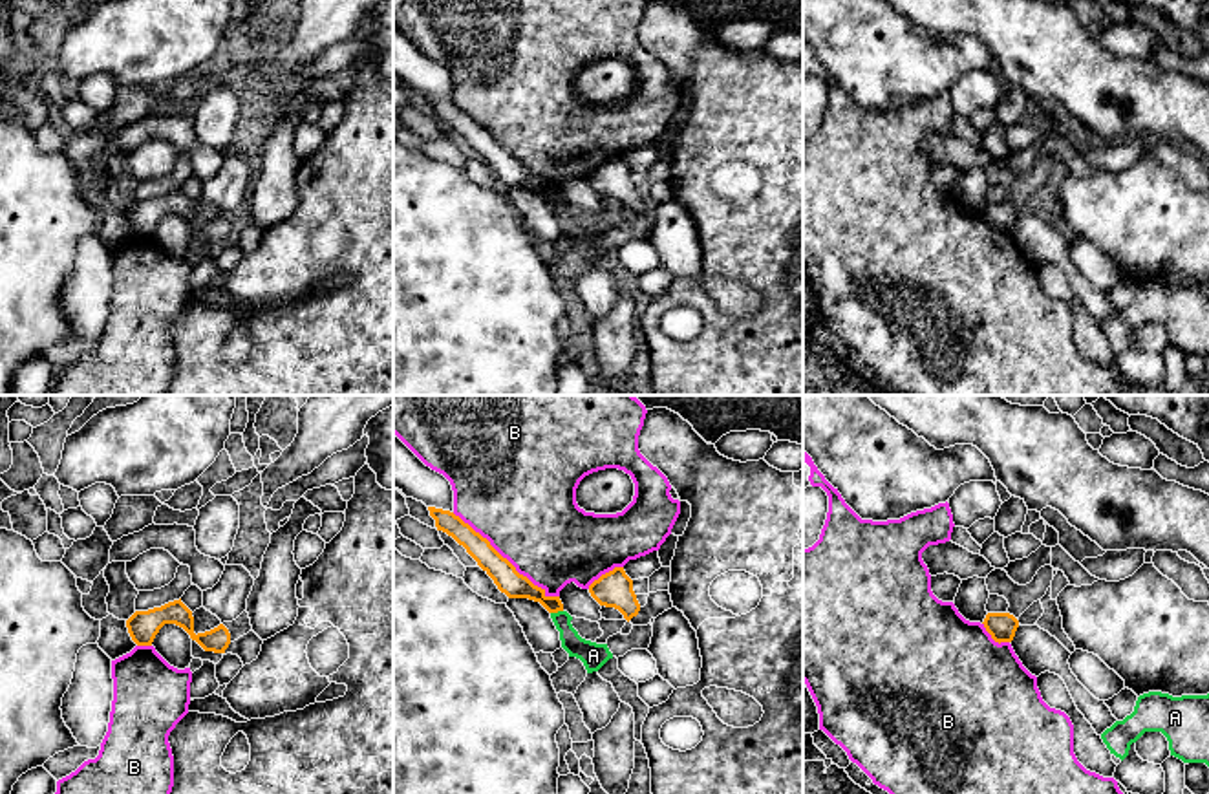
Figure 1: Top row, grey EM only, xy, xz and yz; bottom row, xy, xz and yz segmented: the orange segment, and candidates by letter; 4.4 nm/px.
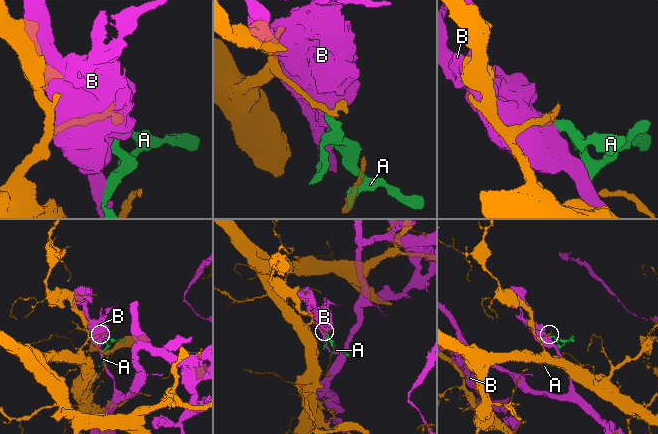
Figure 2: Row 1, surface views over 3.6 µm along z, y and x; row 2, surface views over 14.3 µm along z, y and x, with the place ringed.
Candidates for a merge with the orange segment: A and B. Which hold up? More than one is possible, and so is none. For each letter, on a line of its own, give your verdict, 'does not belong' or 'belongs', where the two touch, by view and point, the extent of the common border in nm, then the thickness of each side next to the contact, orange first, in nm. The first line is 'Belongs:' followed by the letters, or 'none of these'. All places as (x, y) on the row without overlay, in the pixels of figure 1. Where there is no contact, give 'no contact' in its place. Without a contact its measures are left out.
Belongs: none of these
A: does not belong; contact xz (556, 202); length 60 nm; calibres 110 and 120 nm
B: does not belong; contact xz (505, 149); length 600 nm; calibres 110 and 440 nm

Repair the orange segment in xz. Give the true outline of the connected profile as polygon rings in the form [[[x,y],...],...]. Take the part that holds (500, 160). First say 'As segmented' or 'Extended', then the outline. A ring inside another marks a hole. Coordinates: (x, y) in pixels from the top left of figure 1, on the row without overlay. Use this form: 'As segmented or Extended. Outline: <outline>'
As segmented. Outline: [[[428,97],[435,110],[437,121],[452,126],[477,156],[494,170],[498,179],[508,188],[529,188],[540,192],[549,203],[563,201],[560,187],[547,187],[545,179],[534,176],[527,166],[519,165],[516,157],[503,148],[487,128],[476,123],[468,113],[450,101]]]

